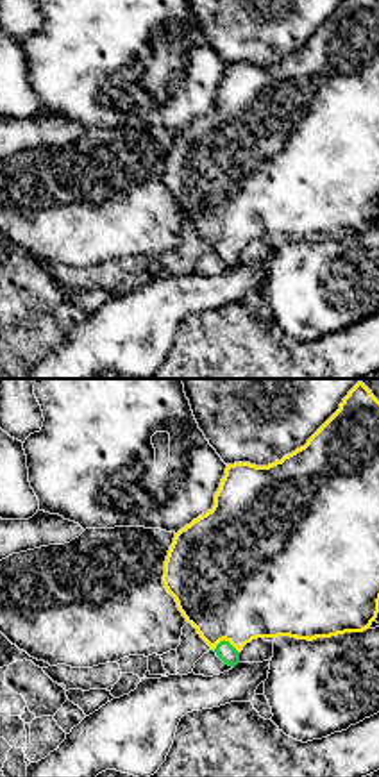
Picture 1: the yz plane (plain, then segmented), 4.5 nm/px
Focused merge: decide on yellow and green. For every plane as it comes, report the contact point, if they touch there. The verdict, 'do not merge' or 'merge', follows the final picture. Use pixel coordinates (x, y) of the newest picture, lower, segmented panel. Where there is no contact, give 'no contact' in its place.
contact (226, 640)

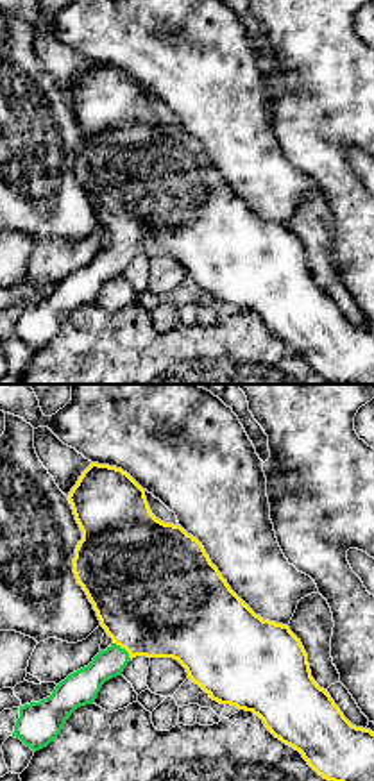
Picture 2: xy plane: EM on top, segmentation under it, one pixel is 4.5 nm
contact (124, 647)

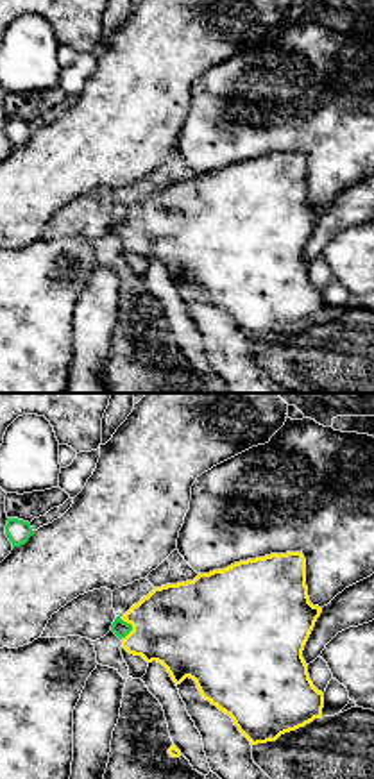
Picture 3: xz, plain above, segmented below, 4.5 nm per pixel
contact (133, 629)

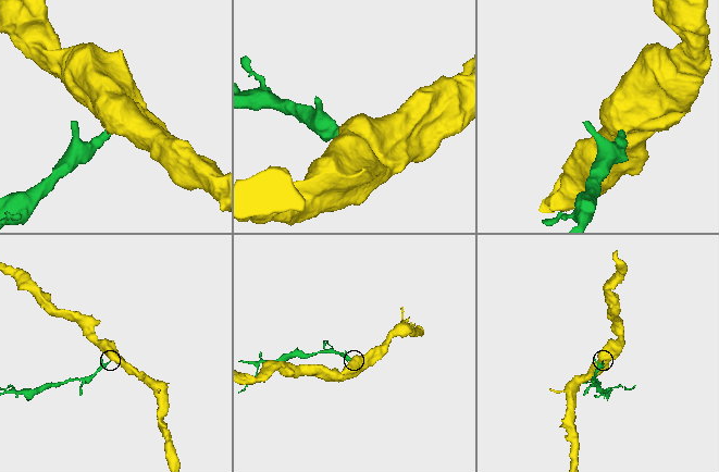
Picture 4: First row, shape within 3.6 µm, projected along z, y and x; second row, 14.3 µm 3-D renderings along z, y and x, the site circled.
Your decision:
merge

